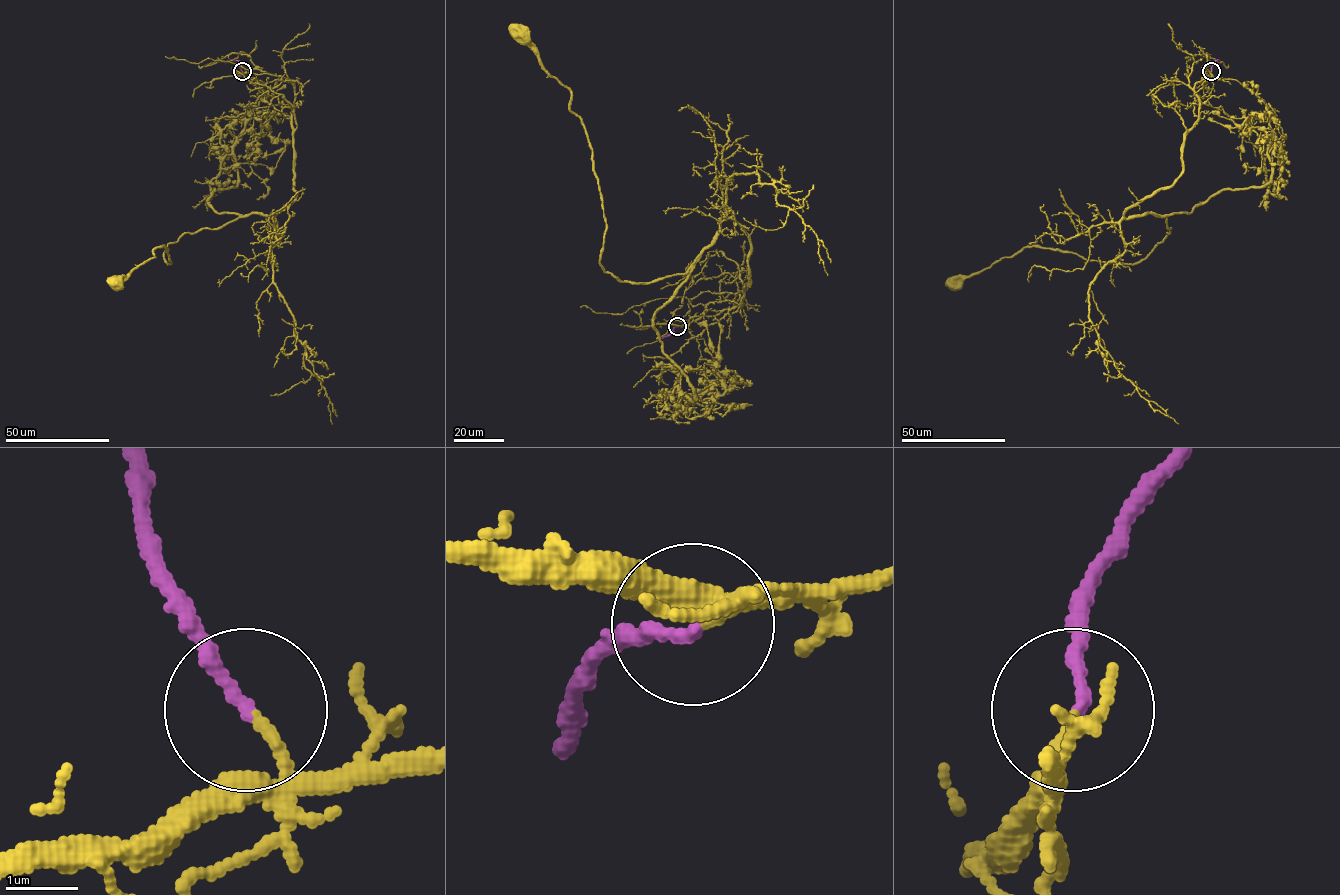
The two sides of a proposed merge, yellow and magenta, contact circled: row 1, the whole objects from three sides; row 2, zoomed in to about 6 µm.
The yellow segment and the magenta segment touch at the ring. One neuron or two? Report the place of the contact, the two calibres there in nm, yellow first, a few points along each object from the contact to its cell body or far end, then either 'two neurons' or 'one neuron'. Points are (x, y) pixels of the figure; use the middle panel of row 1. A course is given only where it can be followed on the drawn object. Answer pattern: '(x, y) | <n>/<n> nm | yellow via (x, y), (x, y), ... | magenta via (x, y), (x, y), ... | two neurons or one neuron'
(677, 326) | 150/170 nm | yellow via (678, 326), (743, 305), (750, 239), (723, 217), (685, 273), (606, 273), (592, 147), (521, 32) | magenta via (677, 326), (659, 338) | one neuron

